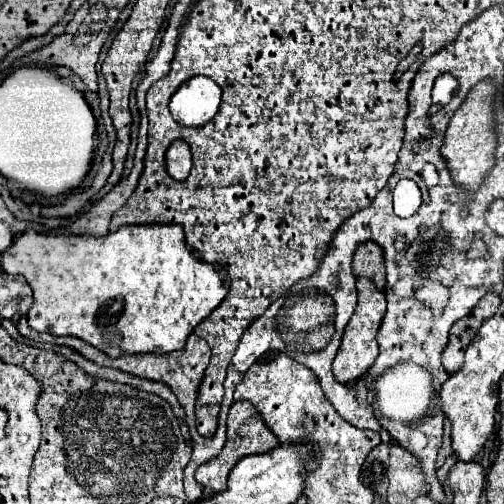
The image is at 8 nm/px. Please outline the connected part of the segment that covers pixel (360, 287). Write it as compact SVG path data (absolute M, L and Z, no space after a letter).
M357 278L357 292L359 292L357 308L355 308L355 312L345 328L341 348L333 360L333 374L343 384L357 380L361 374L365 374L373 366L373 362L379 354L379 346L377 346L375 336L377 336L377 330L381 326L381 320L385 316L385 306L387 306L385 294L381 290L377 290L369 278Z

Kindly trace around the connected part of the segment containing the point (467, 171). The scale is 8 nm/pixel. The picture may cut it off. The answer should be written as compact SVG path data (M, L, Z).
M493 80L477 82L469 90L469 94L463 100L463 104L459 106L459 110L453 114L449 128L445 132L441 156L447 162L453 184L465 192L477 192L479 186L483 184L483 178L489 174L489 170L495 164L495 144L497 144L495 120L493 120L495 90L497 90L497 84Z

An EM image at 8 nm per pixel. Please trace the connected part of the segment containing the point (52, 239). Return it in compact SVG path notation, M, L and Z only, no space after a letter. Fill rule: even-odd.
M125 224L115 232L109 232L107 236L45 236L39 234L35 230L27 230L25 234L21 234L21 238L17 238L3 254L1 254L1 264L3 270L7 274L21 274L27 278L31 290L33 290L33 306L27 312L27 320L29 326L35 328L37 332L49 332L55 336L77 336L81 340L85 340L87 344L103 350L107 356L115 358L115 356L123 356L123 354L167 354L167 352L175 352L175 350L183 350L187 336L195 330L195 326L205 320L219 304L221 300L227 296L229 292L229 276L225 274L225 280L221 276L221 272L207 262L201 262L193 256L191 248L185 242L185 232L181 224Z

